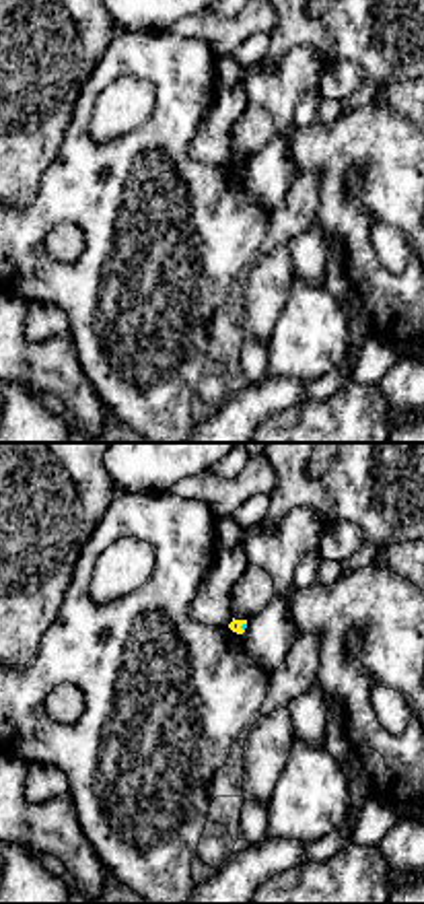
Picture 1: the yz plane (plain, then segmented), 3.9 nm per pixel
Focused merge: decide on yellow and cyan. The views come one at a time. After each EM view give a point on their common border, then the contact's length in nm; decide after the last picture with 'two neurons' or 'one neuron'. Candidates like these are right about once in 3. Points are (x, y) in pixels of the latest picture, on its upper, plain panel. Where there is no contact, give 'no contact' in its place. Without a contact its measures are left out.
meets yellow at (241, 163); contact 40 nm long

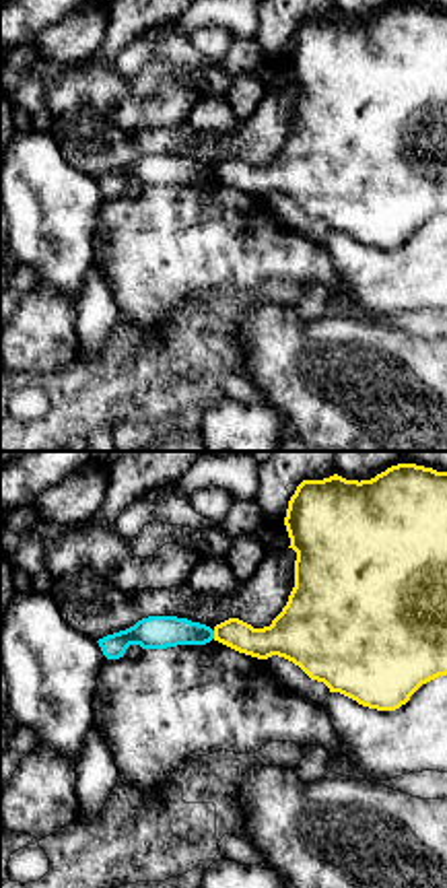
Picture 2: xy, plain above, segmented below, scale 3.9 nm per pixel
meets yellow at (215, 174); contact 30 nm long

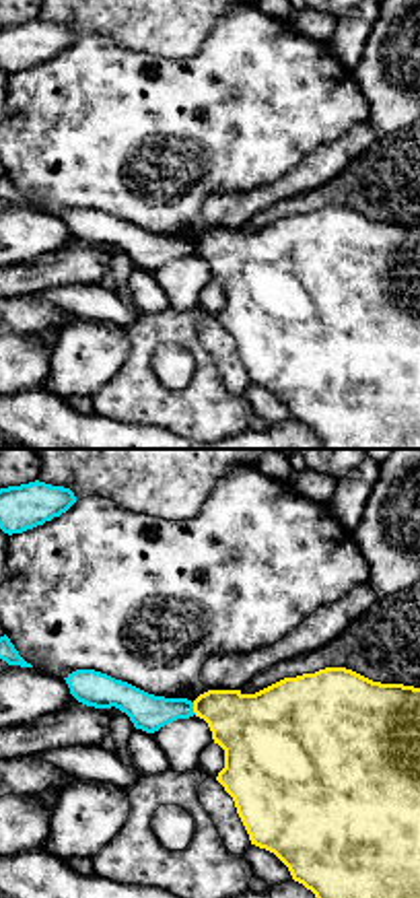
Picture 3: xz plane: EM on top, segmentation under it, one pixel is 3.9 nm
meets yellow at (194, 248); contact 50 nm long

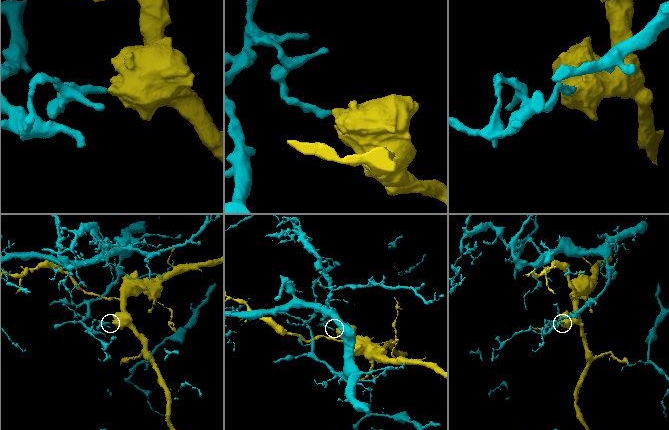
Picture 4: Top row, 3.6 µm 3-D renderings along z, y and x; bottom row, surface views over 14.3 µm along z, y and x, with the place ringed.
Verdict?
two neurons

